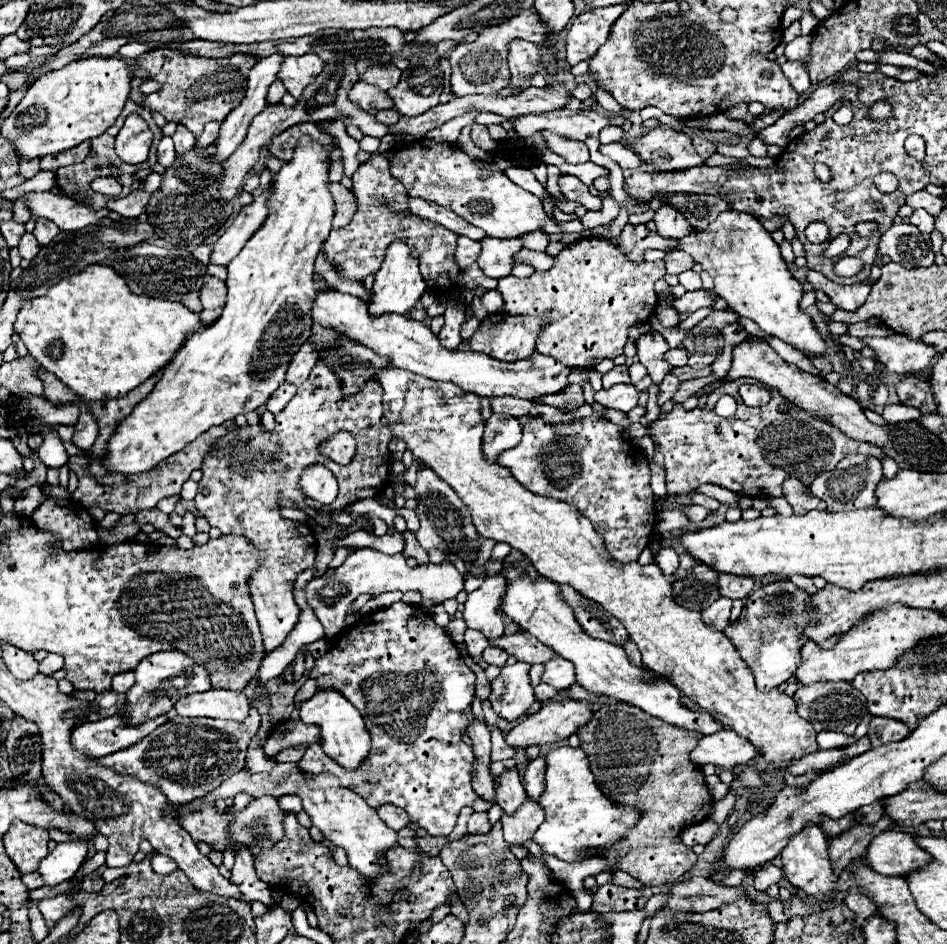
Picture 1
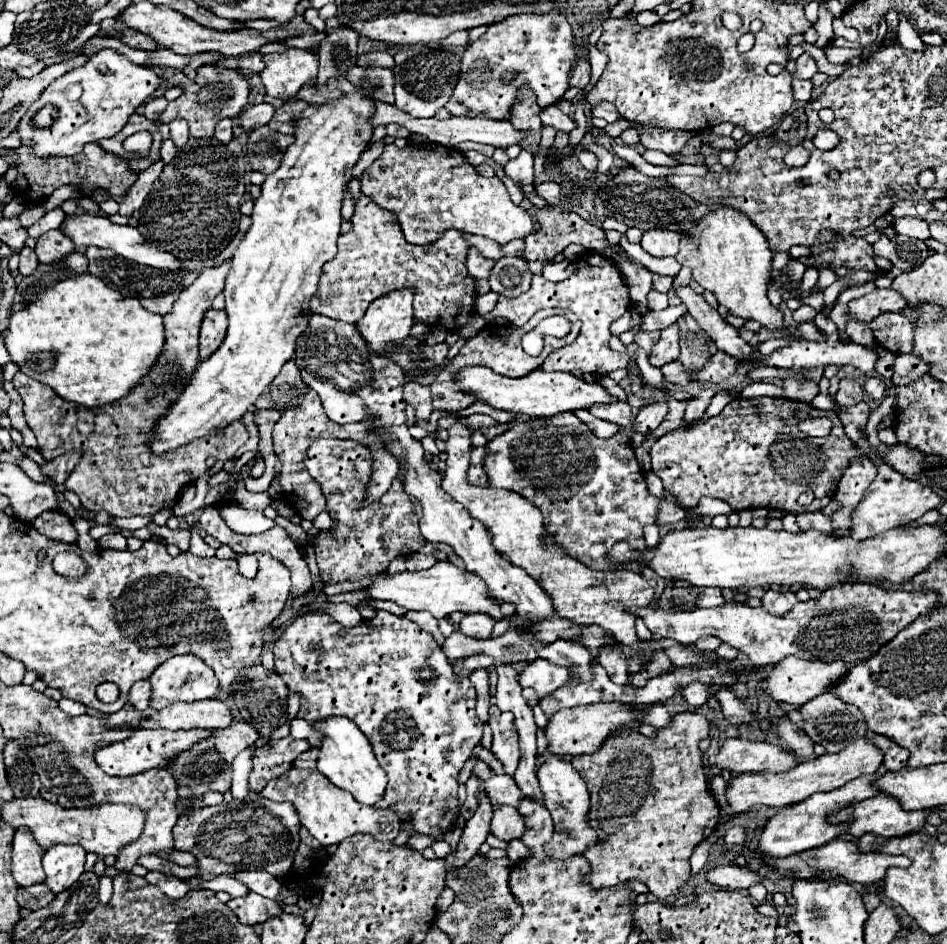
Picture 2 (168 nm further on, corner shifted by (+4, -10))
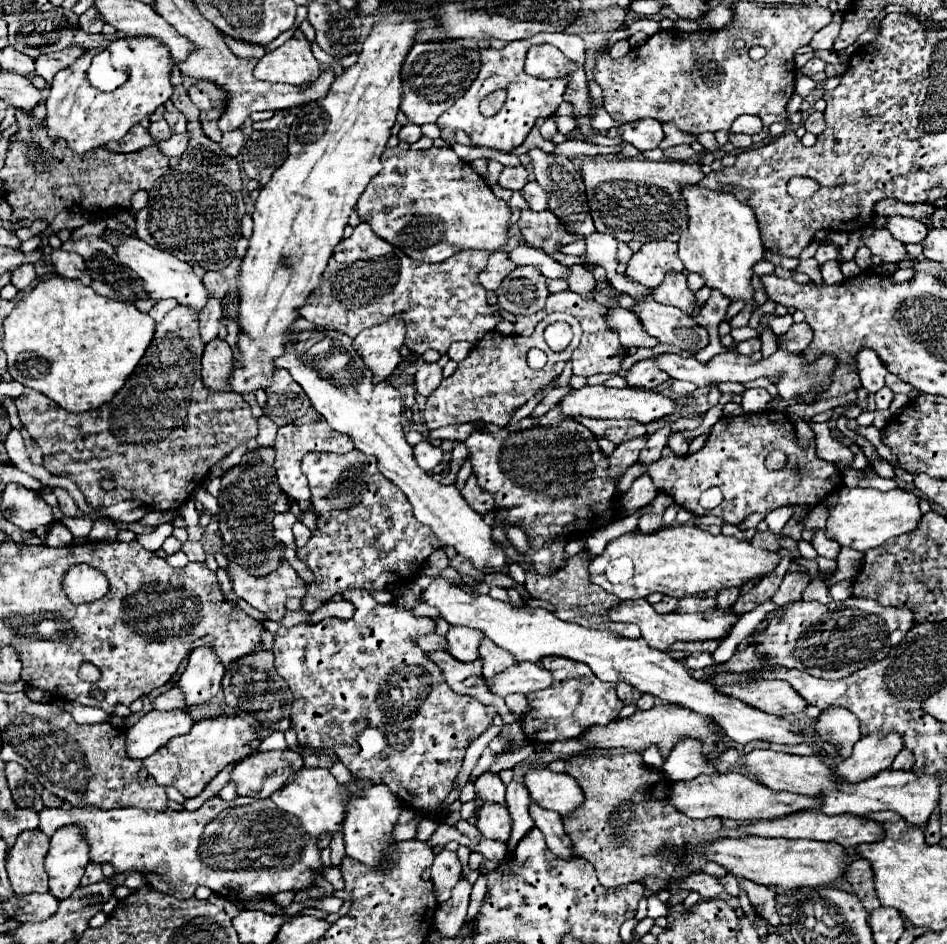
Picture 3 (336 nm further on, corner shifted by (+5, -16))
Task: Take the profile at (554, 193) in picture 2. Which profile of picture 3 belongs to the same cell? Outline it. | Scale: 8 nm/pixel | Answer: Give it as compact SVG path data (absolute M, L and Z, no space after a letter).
M527 182L521 190L523 198L527 200L529 208L535 212L541 212L547 208L547 194L541 190L541 186L537 182Z

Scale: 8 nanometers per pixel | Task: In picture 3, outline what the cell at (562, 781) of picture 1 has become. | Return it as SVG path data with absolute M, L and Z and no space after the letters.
M531 768L523 778L531 800L547 810L569 814L583 804L583 792L579 784L567 774L555 774L549 768Z

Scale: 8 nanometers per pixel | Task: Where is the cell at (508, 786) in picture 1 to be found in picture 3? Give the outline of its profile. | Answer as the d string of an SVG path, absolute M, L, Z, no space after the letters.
M483 772L475 782L475 794L483 802L497 802L505 806L505 784L493 772Z

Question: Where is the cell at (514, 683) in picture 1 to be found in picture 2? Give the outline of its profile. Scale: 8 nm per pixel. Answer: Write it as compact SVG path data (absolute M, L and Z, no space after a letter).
M494 704L490 706L490 720L492 728L492 752L494 756L504 764L506 774L514 774L518 766L518 736L516 736L516 726L514 726L514 716L510 712L498 710Z

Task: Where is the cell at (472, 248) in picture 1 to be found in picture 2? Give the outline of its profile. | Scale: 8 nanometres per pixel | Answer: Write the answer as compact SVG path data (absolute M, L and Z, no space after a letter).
M468 250L468 260L466 260L466 268L468 268L468 274L472 278L488 278L490 276L490 268L494 266L494 260L488 260L484 258L478 250Z

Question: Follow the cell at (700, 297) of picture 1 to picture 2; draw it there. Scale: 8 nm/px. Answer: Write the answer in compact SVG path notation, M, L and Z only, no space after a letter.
M678 322L670 324L668 328L662 330L662 336L658 340L658 344L652 348L652 354L650 354L650 364L652 366L662 366L666 362L672 362L672 360L678 360L678 336L680 336L680 330L678 330Z

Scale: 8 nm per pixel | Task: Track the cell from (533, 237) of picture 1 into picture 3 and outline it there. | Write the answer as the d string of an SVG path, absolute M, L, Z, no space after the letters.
M523 210L517 226L519 226L523 238L531 246L543 250L545 254L553 254L563 244L577 240L575 234L565 232L565 228L561 226L561 222L557 220L557 216L551 210L543 210L543 212Z

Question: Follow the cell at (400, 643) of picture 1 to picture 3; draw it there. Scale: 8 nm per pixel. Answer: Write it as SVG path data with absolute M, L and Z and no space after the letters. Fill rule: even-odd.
M345 590L343 594L343 600L349 600L351 604L355 604L355 616L349 618L349 620L339 620L339 618L325 618L321 620L319 624L297 624L297 626L291 626L291 628L285 628L281 626L277 632L275 632L275 644L273 644L273 652L275 652L275 668L279 672L279 676L289 684L295 700L293 700L293 708L291 708L291 728L295 730L297 734L297 740L301 746L309 744L309 748L333 748L333 752L339 756L339 760L351 770L351 774L355 778L365 778L369 780L371 784L387 784L391 788L391 792L395 796L399 796L407 808L411 810L421 810L427 818L437 818L437 806L443 804L443 800L447 798L447 794L453 790L453 780L457 776L457 772L461 770L461 764L463 764L463 758L465 758L465 750L467 746L479 738L489 724L493 724L493 718L497 716L497 710L493 706L485 706L481 704L479 700L471 698L471 696L461 696L457 692L453 692L445 682L439 682L443 680L441 676L441 670L423 654L423 650L413 644L407 636L417 636L417 634L425 634L425 632L435 632L435 622L427 616L415 616L411 608L399 608L395 604L379 604L367 590ZM287 644L301 644L303 650L299 650L297 658L291 662L291 666L287 666ZM381 682L417 682L417 684L429 684L429 696L425 700L409 700L409 702L403 702L399 692L393 696L393 692L389 692L389 688L381 686Z

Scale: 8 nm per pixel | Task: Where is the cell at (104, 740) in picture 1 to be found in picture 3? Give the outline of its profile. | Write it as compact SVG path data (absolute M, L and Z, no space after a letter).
M223 712L219 716L197 720L185 736L171 740L153 756L147 756L143 764L161 786L175 786L185 798L195 798L223 768L251 756L259 742L261 738L255 726L235 714Z

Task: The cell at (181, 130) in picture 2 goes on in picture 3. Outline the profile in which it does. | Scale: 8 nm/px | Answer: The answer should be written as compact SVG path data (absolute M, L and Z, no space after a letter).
M171 102L165 104L165 120L167 120L167 124L171 126L171 130L175 134L183 134L185 132L185 116Z

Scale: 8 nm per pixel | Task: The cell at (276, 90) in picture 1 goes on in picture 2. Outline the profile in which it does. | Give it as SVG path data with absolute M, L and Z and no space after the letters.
M260 102L260 104L248 106L248 108L240 114L240 118L236 120L236 124L242 126L244 130L250 130L250 132L252 132L252 130L256 130L256 128L266 126L266 124L272 120L274 112L276 112L276 108L274 108L272 104Z

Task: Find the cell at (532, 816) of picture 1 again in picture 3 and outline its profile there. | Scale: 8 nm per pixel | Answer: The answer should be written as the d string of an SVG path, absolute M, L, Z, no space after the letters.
M483 802L483 806L477 812L475 826L485 838L507 842L511 832L511 816L505 806Z

